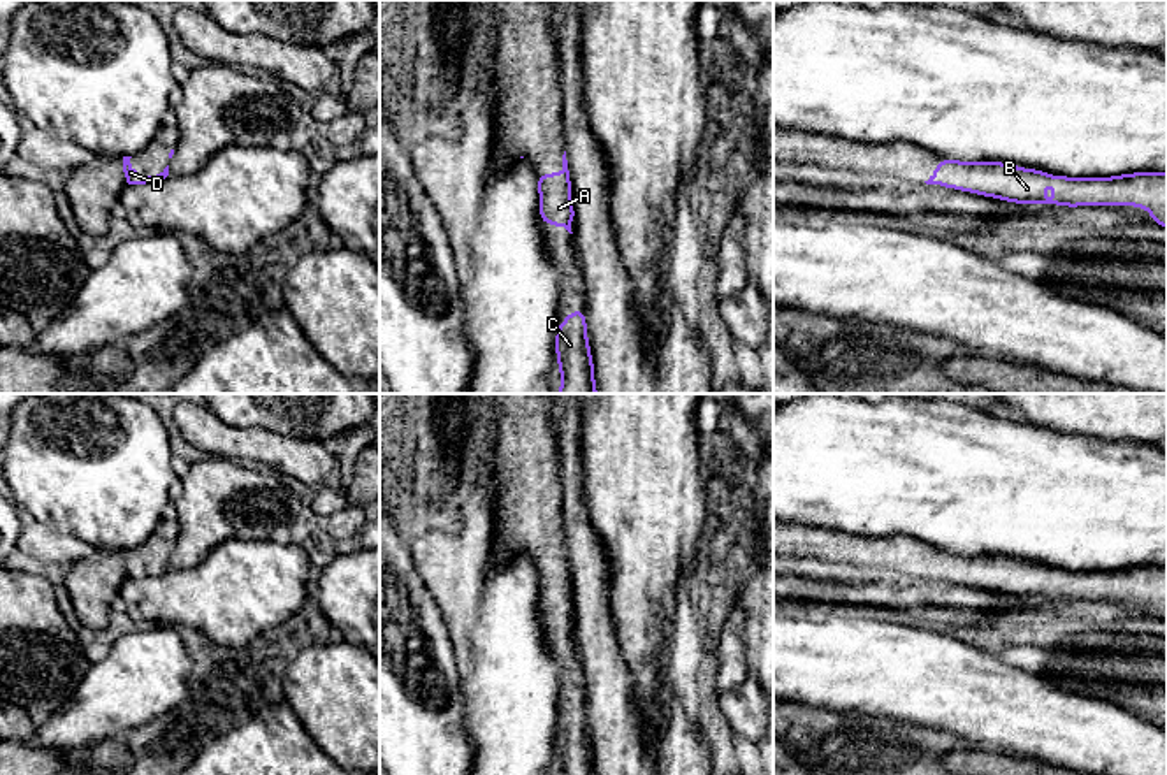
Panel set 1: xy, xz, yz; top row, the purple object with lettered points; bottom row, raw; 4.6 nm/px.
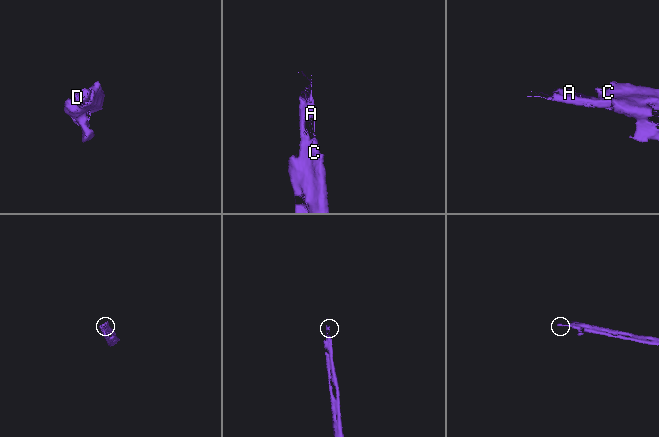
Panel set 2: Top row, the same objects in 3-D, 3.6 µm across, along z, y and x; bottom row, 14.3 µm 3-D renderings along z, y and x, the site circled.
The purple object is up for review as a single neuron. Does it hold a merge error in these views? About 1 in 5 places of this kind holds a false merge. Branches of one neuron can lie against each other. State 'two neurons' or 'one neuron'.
one neuron

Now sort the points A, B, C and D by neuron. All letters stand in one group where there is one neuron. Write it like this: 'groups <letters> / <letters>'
groups A B C D

